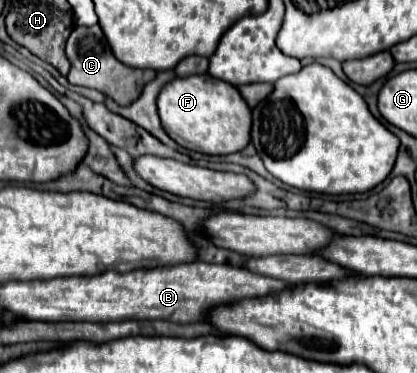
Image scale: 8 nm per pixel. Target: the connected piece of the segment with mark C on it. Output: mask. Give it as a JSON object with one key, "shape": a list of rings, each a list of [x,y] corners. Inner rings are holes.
{"shape":[[[99,24],[89,26],[89,28],[87,26],[75,26],[71,36],[67,38],[65,54],[71,62],[71,70],[69,70],[69,76],[67,76],[67,80],[71,84],[95,88],[95,90],[103,92],[105,96],[113,98],[121,106],[129,106],[131,102],[135,102],[139,98],[139,94],[143,92],[143,86],[155,78],[153,70],[133,70],[133,68],[121,64],[113,56]]]}

